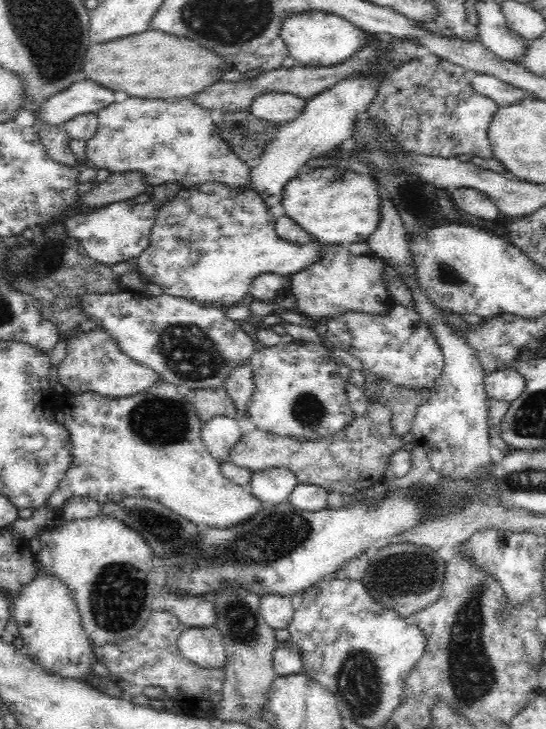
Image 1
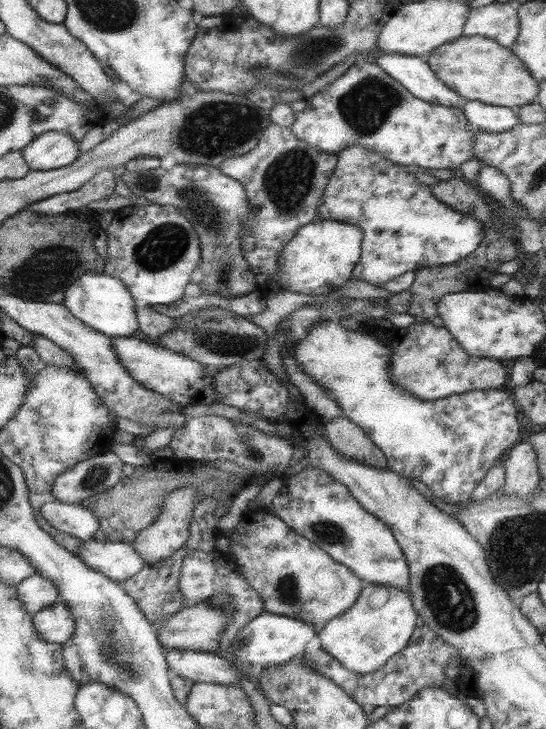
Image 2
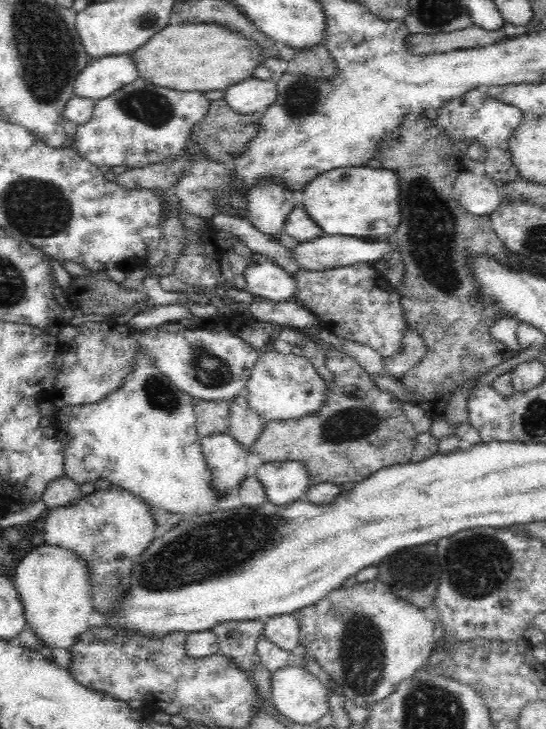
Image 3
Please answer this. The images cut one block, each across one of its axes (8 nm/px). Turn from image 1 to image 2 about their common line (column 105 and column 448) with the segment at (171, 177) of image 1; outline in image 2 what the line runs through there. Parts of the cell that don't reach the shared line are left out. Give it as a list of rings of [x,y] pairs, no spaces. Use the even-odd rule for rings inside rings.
[[[372,58],[358,60],[332,84],[308,98],[304,110],[295,112],[290,130],[297,139],[322,152],[337,154],[348,146],[362,145],[364,149],[401,166],[414,165],[436,170],[449,168],[457,172],[463,162],[474,158],[474,126],[466,120],[463,109],[416,98],[402,84],[390,78]]]

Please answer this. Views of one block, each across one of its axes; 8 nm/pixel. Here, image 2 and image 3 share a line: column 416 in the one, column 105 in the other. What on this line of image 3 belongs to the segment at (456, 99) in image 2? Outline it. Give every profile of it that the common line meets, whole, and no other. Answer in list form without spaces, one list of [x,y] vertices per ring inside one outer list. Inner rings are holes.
[[[131,55],[110,56],[110,58],[102,58],[88,64],[82,70],[82,74],[78,74],[74,83],[74,92],[76,96],[90,98],[96,104],[100,98],[112,96],[112,93],[120,90],[124,85],[132,84],[136,78],[138,78],[138,73]]]

